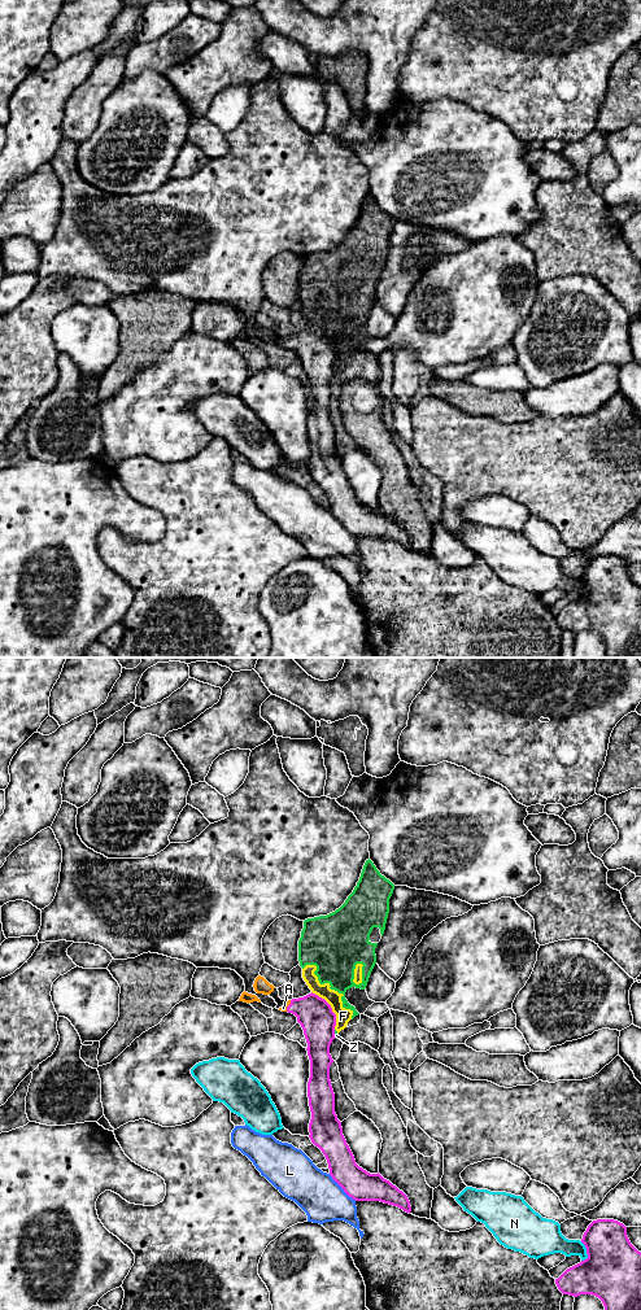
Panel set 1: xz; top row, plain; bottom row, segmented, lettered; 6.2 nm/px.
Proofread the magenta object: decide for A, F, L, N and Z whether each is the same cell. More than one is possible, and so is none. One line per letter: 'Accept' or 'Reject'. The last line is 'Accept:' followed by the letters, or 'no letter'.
A: Accept
F: Reject
L: Reject
N: Reject
Z: Reject
Accept: A

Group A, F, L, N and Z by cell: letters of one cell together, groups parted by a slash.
A / F Z / L / N

